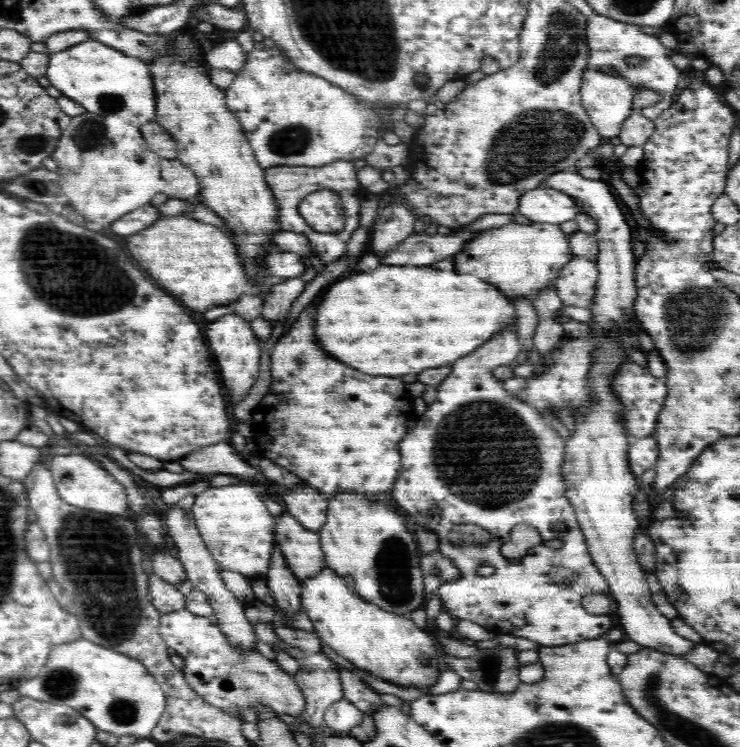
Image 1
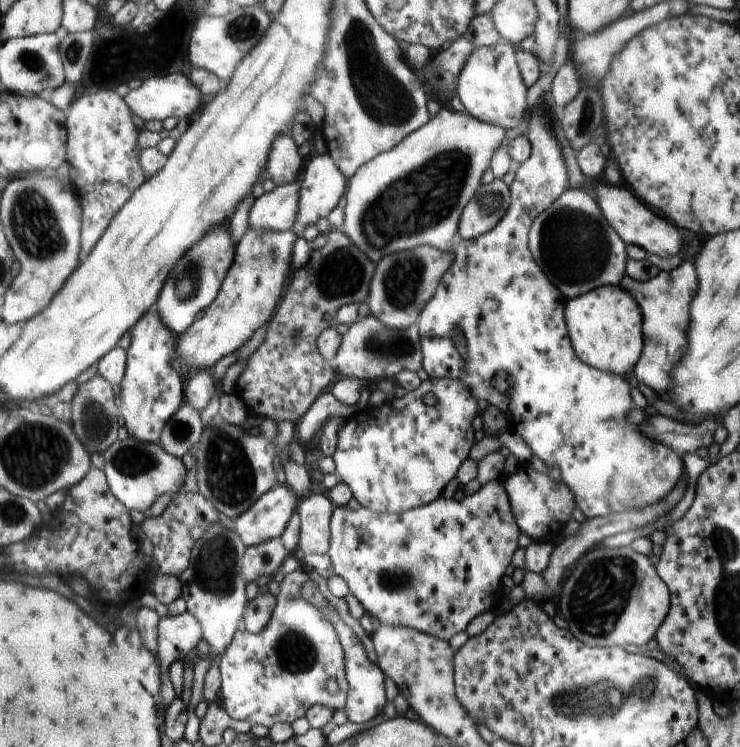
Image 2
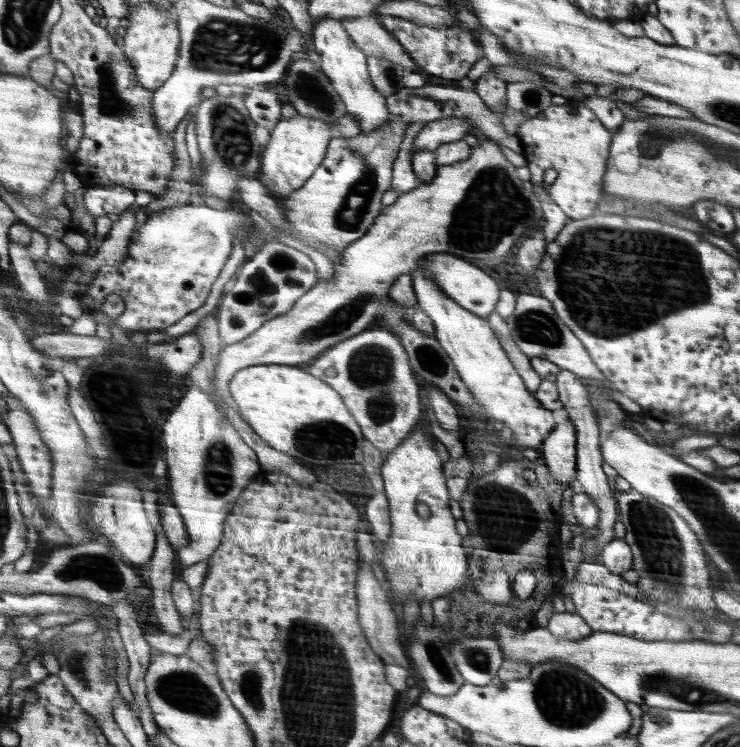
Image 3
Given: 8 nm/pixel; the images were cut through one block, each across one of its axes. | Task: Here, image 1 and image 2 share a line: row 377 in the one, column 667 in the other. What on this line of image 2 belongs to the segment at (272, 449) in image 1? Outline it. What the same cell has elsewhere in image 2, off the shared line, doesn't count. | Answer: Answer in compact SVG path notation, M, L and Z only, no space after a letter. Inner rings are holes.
M683 258L681 266L677 266L671 272L659 272L655 278L647 282L635 282L629 276L625 276L619 286L627 290L635 302L639 302L639 308L643 310L643 334L647 334L647 342L643 342L643 358L639 358L639 366L635 366L635 378L653 388L655 394L661 398L665 396L669 382L671 366L677 362L681 352L685 350L685 330L687 330L687 304L695 294L695 274L693 274L693 262L689 258Z

